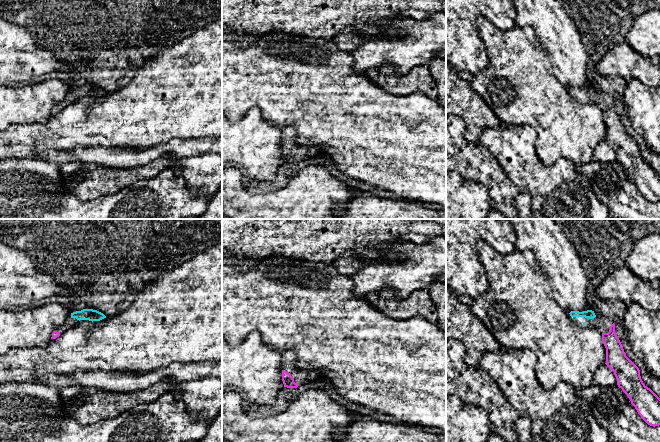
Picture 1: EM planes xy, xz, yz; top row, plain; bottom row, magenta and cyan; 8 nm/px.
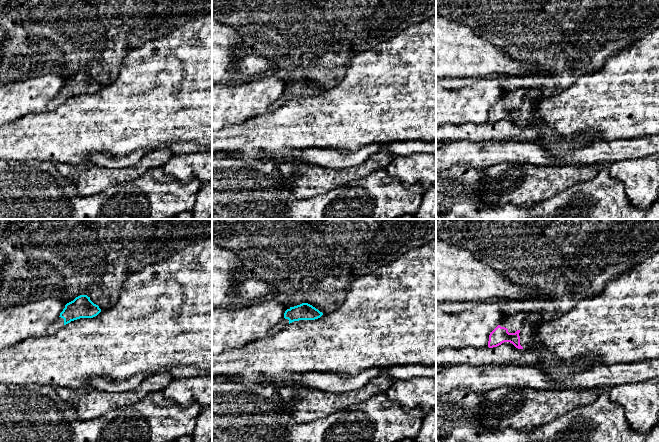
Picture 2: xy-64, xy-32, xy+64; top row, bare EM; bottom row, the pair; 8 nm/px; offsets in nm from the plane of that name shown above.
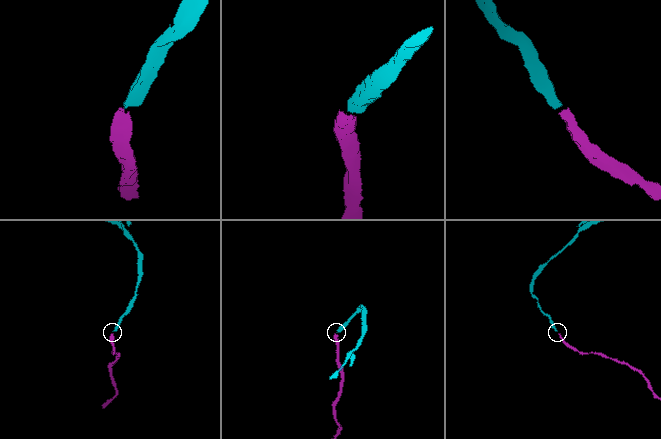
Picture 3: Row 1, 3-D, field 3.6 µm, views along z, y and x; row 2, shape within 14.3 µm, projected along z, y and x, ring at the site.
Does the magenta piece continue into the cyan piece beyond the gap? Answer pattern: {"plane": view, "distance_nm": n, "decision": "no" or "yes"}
{"plane": "yz", "distance_nm": 140, "decision": "yes"}

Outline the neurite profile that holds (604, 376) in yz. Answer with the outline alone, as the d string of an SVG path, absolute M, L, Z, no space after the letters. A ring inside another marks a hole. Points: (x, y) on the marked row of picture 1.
M604 364L594 373L592 384L598 387L614 386L617 384L617 379L614 372Z

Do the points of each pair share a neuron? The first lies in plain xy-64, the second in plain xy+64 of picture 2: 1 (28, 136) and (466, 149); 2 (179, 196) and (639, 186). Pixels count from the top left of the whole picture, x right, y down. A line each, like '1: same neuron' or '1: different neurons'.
1: different neurons
2: different neurons

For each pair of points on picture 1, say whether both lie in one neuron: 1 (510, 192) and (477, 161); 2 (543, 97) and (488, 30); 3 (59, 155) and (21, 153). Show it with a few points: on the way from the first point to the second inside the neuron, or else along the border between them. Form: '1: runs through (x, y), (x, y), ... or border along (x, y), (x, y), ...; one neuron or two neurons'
1: runs through (502, 185), (485, 169); one neuron
2: runs through (526, 80), (519, 73), (516, 61), (502, 47); one neuron
3: runs through (50, 155), (30, 152); one neuron

